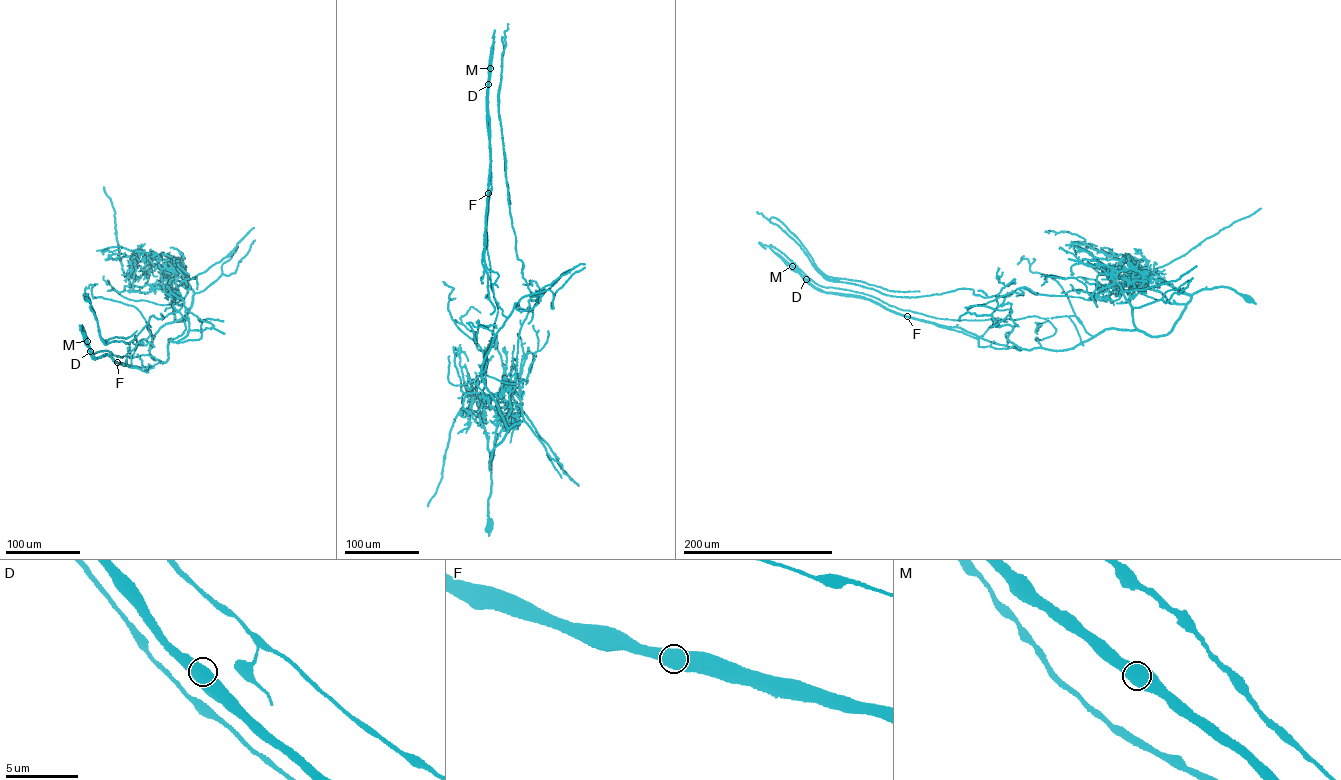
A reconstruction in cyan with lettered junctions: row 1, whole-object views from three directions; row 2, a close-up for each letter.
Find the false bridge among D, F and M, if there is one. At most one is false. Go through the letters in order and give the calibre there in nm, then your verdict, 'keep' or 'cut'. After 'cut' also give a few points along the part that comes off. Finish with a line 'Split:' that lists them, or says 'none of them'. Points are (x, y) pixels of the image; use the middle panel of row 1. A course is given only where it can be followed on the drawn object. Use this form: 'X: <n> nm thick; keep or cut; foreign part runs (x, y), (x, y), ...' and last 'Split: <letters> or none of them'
D: 700 nm thick; keep
F: 800 nm thick; cut; foreign part runs (488, 193), (490, 156), (487, 102), (492, 49)
M: 750 nm thick; keep
Split: F

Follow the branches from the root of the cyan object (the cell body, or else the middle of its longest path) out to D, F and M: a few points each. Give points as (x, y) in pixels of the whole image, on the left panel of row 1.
D: (181, 265), (173, 259), (170, 283), (174, 319), (185, 318), (149, 347), (164, 362), (147, 372), (90, 351)
F: (181, 265), (173, 259), (170, 283), (174, 319), (185, 318), (149, 347), (165, 362), (147, 372), (117, 362)
M: (181, 265), (170, 283), (185, 318), (149, 347), (164, 363), (95, 359), (87, 341)

